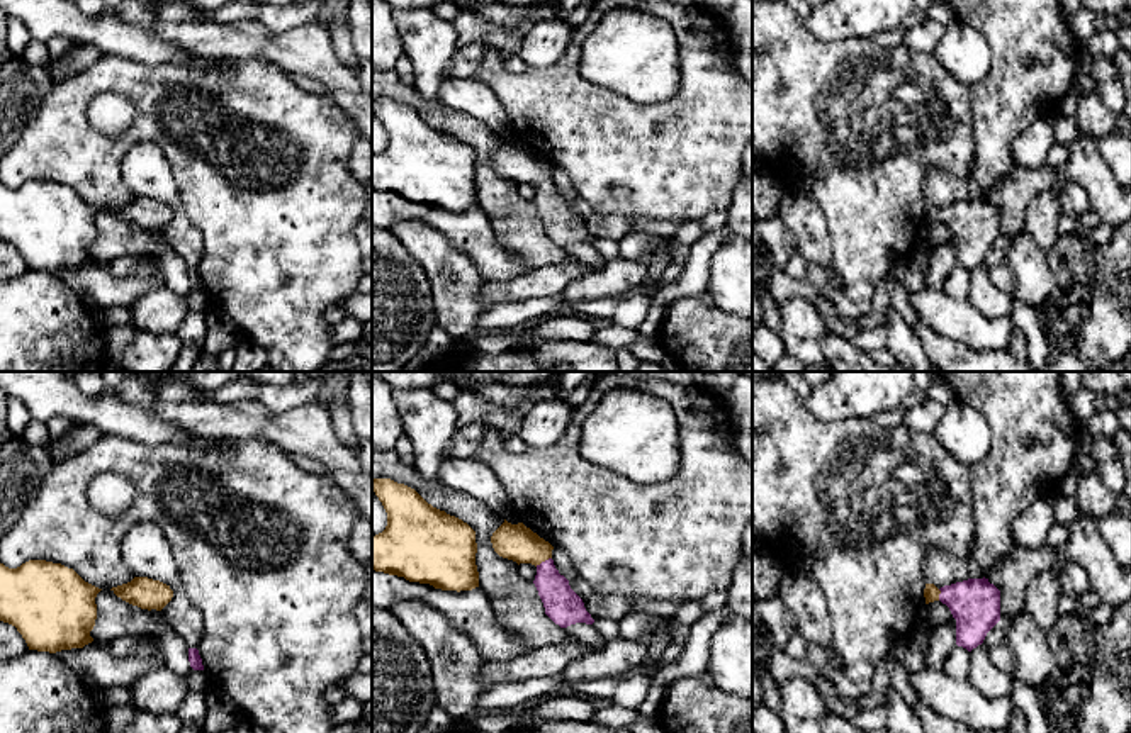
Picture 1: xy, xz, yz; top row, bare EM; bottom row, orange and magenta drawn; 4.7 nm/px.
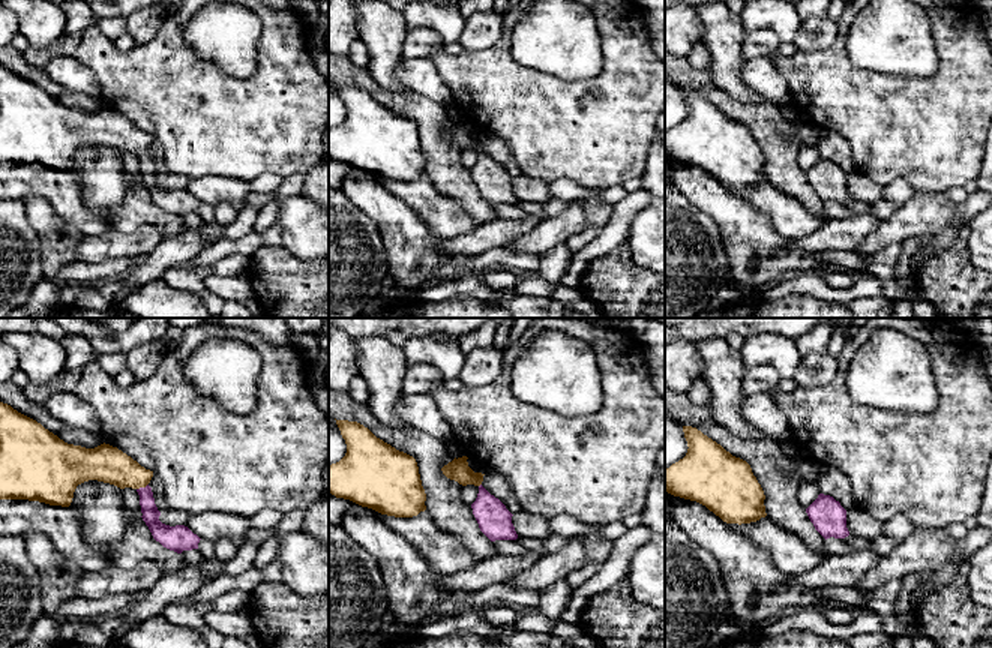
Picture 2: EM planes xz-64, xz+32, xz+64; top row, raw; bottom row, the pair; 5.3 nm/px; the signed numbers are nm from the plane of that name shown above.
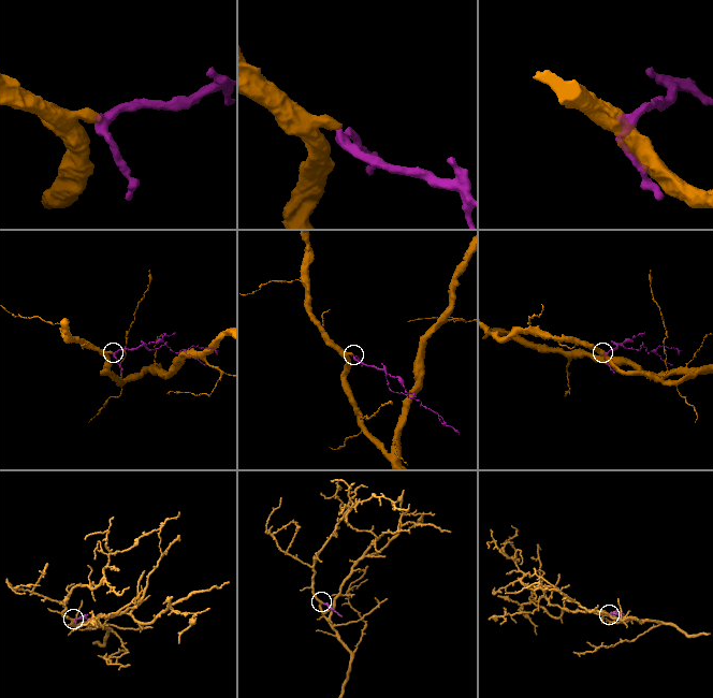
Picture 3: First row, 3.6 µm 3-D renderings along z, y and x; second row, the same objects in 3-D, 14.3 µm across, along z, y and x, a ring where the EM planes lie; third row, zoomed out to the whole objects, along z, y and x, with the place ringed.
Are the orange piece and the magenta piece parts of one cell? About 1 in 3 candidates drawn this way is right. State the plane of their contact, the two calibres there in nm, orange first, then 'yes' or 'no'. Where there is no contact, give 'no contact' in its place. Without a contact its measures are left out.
contact in xz; calibres 180 and 170 nm; yes

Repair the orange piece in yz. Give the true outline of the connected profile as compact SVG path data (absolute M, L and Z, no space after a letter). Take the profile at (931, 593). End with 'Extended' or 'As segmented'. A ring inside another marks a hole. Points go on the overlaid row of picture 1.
M968 579L937 589L926 584L926 604L941 601L956 619L956 645L971 652L1000 621L1000 590L988 579Z. Extended

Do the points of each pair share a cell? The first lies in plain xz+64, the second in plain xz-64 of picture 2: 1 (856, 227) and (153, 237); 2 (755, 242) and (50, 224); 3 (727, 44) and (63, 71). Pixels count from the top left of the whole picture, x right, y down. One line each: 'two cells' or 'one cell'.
1: one cell
2: one cell
3: two cells

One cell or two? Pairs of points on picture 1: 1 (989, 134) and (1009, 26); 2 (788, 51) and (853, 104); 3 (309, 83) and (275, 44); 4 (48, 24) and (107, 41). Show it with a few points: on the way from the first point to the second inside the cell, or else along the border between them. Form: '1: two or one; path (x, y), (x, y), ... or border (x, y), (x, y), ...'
1: one; path (1004, 107), (1009, 99), (1009, 53)
2: one; path (804, 67), (838, 100)
3: two; border (292, 75), (311, 75), (323, 83), (326, 92)
4: one; path (63, 24), (92, 29)

